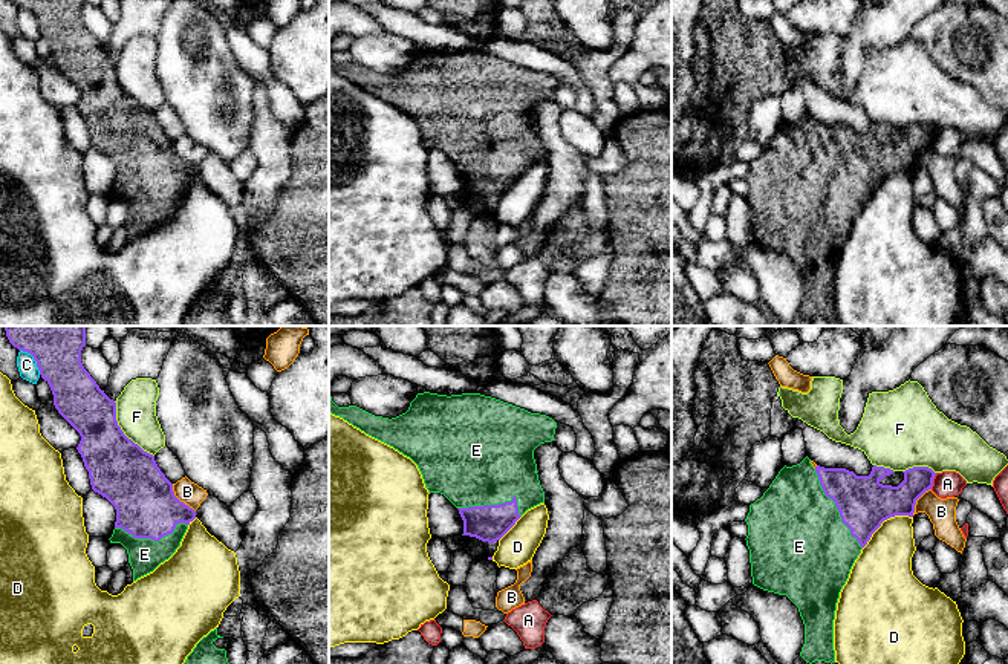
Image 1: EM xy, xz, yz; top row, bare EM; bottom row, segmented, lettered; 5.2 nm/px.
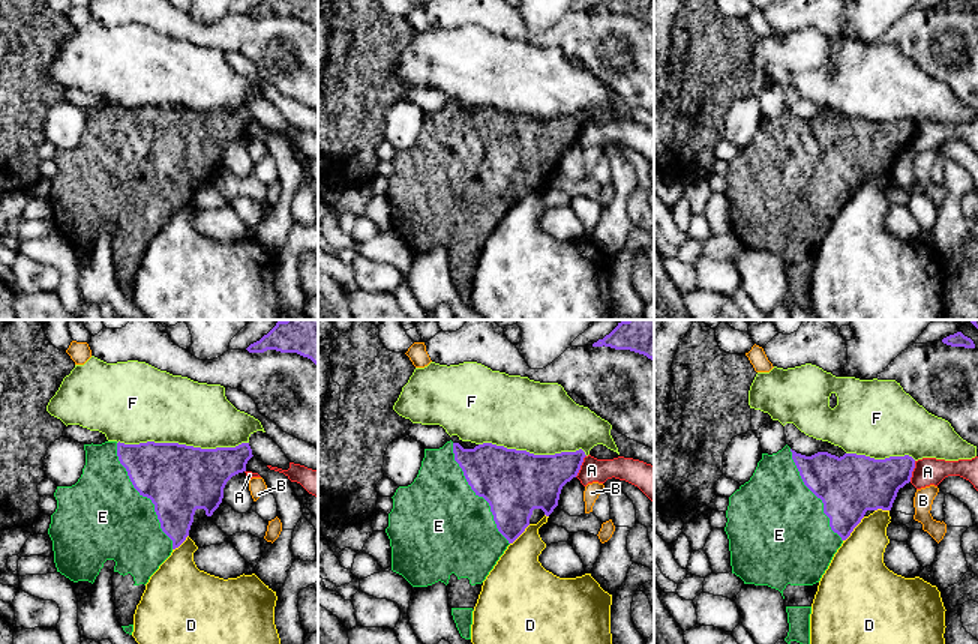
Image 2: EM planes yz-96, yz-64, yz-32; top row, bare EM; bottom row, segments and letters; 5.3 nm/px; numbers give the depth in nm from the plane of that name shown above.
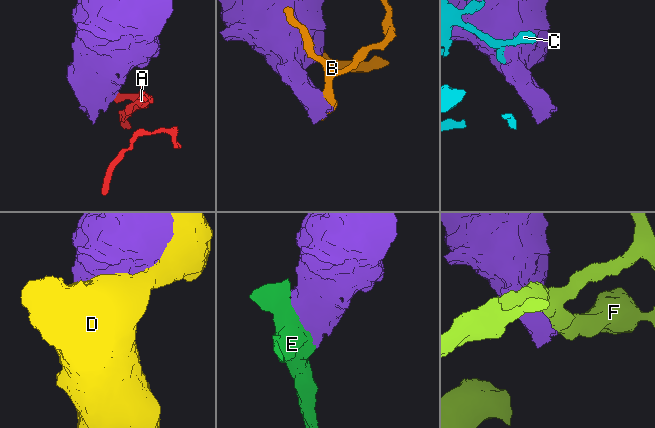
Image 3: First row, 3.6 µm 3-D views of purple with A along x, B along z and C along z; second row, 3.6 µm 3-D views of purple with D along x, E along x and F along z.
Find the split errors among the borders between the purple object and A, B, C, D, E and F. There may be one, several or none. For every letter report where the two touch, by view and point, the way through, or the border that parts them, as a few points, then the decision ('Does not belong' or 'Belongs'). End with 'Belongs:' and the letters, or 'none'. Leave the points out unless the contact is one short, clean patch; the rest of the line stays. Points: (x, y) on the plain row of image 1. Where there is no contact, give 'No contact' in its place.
A: Touches purple at yz (932, 138). Boundary: yz (936, 130), (930, 146). Does not belong
B: Touches purple at xy (178, 156). Does not belong
C: Touches purple at xy (34, 16). Does not belong
D: Touches purple at yz (884, 176). Does not belong
E: Touches purple at yz (837, 166). Belongs
F: Touches purple at xy (123, 89). Does not belong
Belongs: E

